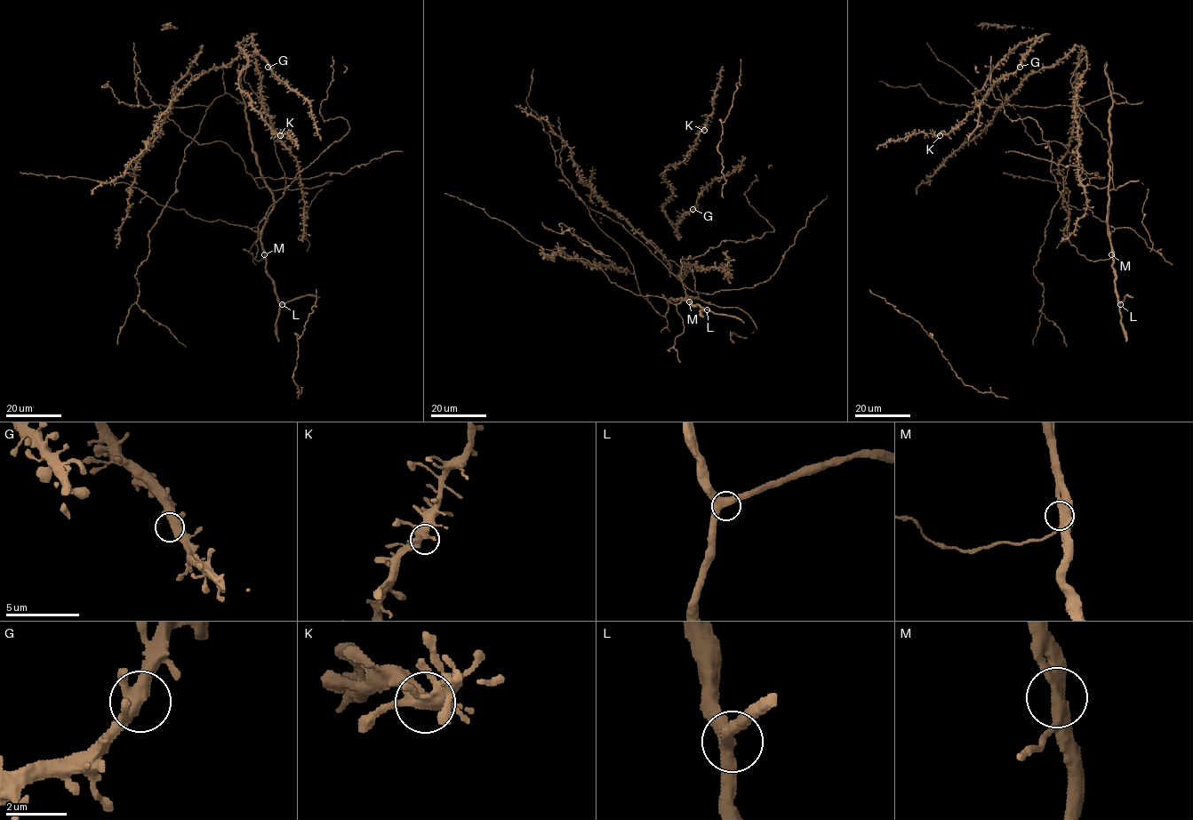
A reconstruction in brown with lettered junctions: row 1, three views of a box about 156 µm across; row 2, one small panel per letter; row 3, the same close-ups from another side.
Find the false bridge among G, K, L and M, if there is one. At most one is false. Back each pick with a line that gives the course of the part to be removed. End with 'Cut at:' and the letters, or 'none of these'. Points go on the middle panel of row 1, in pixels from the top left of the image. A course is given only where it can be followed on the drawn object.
Cut at: none of these

